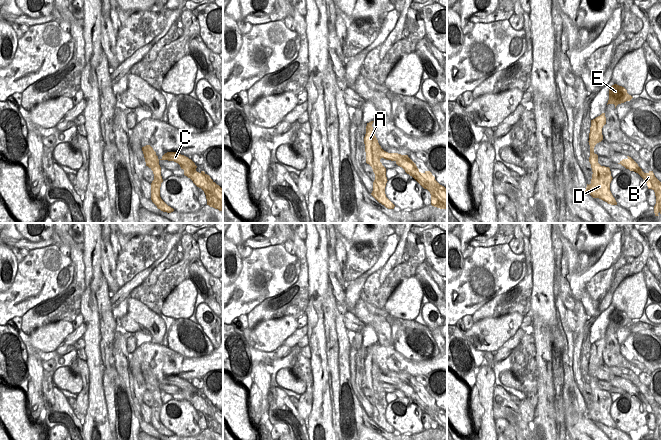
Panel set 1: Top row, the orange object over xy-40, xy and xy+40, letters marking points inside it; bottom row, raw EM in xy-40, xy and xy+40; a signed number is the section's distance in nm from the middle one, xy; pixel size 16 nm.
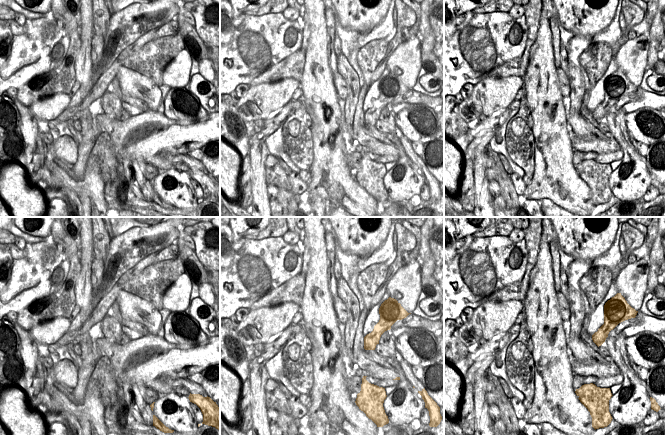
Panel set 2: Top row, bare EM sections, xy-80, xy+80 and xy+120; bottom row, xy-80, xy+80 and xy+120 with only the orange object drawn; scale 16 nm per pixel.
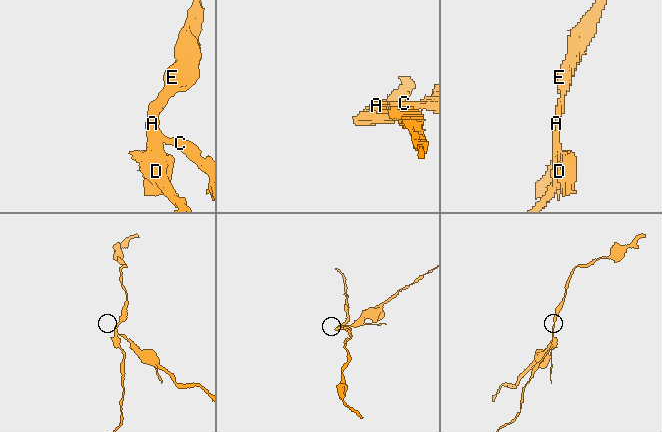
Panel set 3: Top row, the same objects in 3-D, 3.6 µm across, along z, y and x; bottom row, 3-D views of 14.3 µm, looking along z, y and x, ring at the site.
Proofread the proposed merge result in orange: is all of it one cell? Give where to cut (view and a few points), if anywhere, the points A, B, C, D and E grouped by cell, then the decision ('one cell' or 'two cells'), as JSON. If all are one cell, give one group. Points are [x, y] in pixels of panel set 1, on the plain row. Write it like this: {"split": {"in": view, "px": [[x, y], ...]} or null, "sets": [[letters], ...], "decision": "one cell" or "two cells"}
{"split": {"in": "xy", "px": [[383, 374], [379, 379], [380, 382]]}, "sets": [["A", "D", "E"], ["B", "C"]], "decision": "two cells"}

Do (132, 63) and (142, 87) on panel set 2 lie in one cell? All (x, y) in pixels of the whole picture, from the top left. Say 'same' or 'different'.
different

